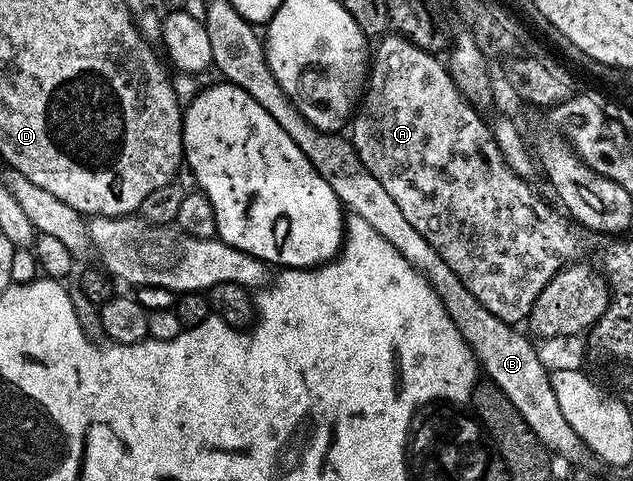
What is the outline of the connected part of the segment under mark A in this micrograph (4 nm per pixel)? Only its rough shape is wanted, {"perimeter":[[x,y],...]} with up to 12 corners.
{"perimeter":[[381,37],[352,147],[487,310],[579,255],[435,53]]}

